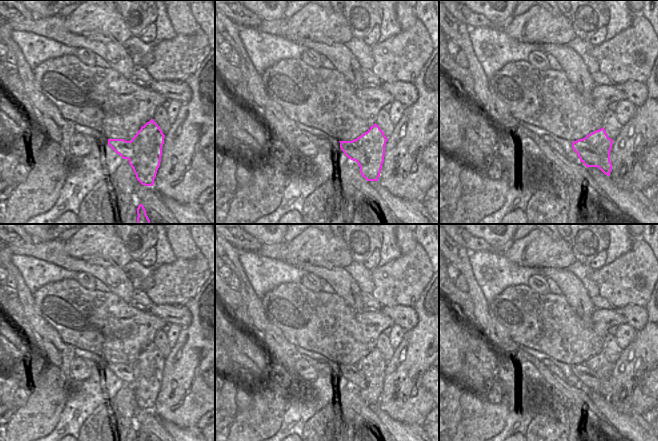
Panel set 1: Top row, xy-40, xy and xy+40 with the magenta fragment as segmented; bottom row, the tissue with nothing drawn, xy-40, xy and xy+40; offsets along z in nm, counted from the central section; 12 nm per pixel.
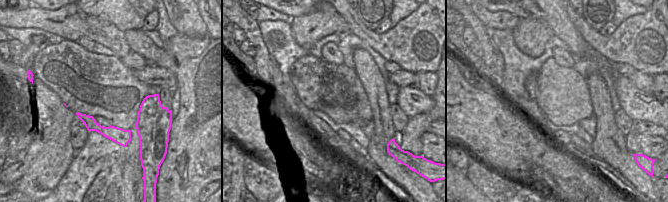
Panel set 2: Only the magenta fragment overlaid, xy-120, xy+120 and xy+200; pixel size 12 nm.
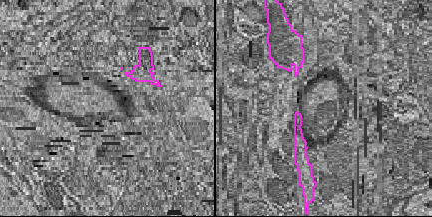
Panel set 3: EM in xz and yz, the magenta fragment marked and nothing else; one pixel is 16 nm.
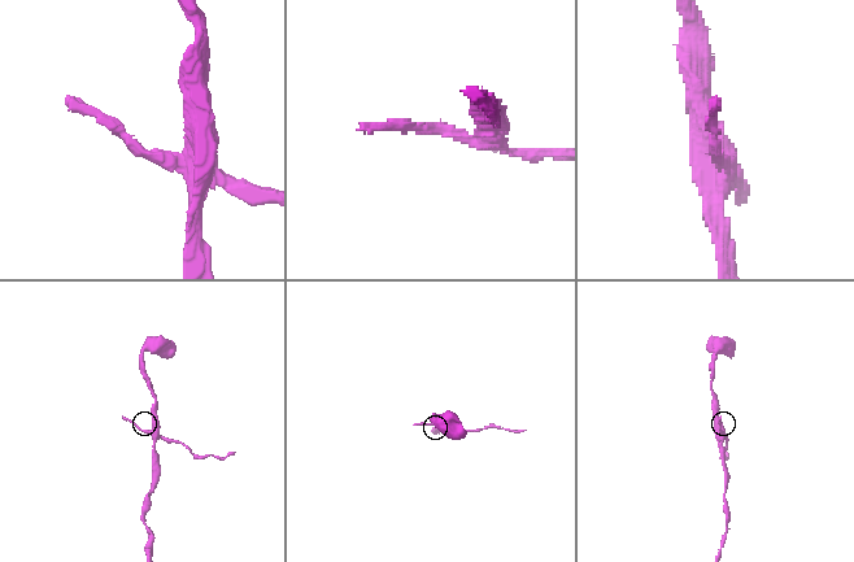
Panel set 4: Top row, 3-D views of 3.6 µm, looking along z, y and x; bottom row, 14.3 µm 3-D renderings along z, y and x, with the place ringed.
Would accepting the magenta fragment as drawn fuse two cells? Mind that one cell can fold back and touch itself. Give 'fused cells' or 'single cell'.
fused cells

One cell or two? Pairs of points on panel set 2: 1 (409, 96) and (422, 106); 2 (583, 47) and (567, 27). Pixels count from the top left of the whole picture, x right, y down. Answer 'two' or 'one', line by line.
1: one
2: one

